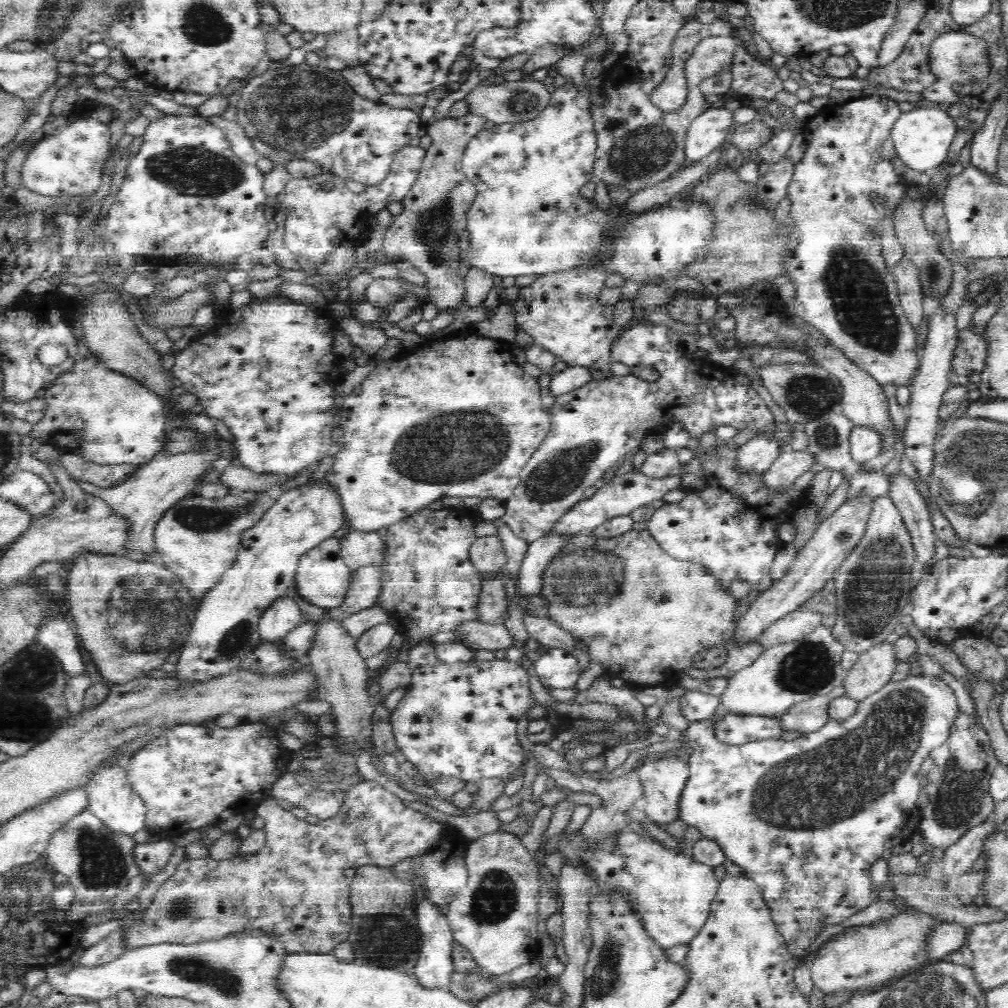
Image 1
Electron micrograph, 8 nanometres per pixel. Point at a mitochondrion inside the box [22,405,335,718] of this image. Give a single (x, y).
(142, 619)

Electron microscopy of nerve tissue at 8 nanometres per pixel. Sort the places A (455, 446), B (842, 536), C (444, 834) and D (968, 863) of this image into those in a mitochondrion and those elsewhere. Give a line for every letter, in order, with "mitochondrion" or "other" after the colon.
A: mitochondrion
B: mitochondrion
C: other
D: other

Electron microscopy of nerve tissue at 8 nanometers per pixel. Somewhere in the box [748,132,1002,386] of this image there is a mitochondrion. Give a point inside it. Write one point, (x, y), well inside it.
(859, 294)

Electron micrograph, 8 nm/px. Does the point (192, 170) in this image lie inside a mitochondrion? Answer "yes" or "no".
yes

